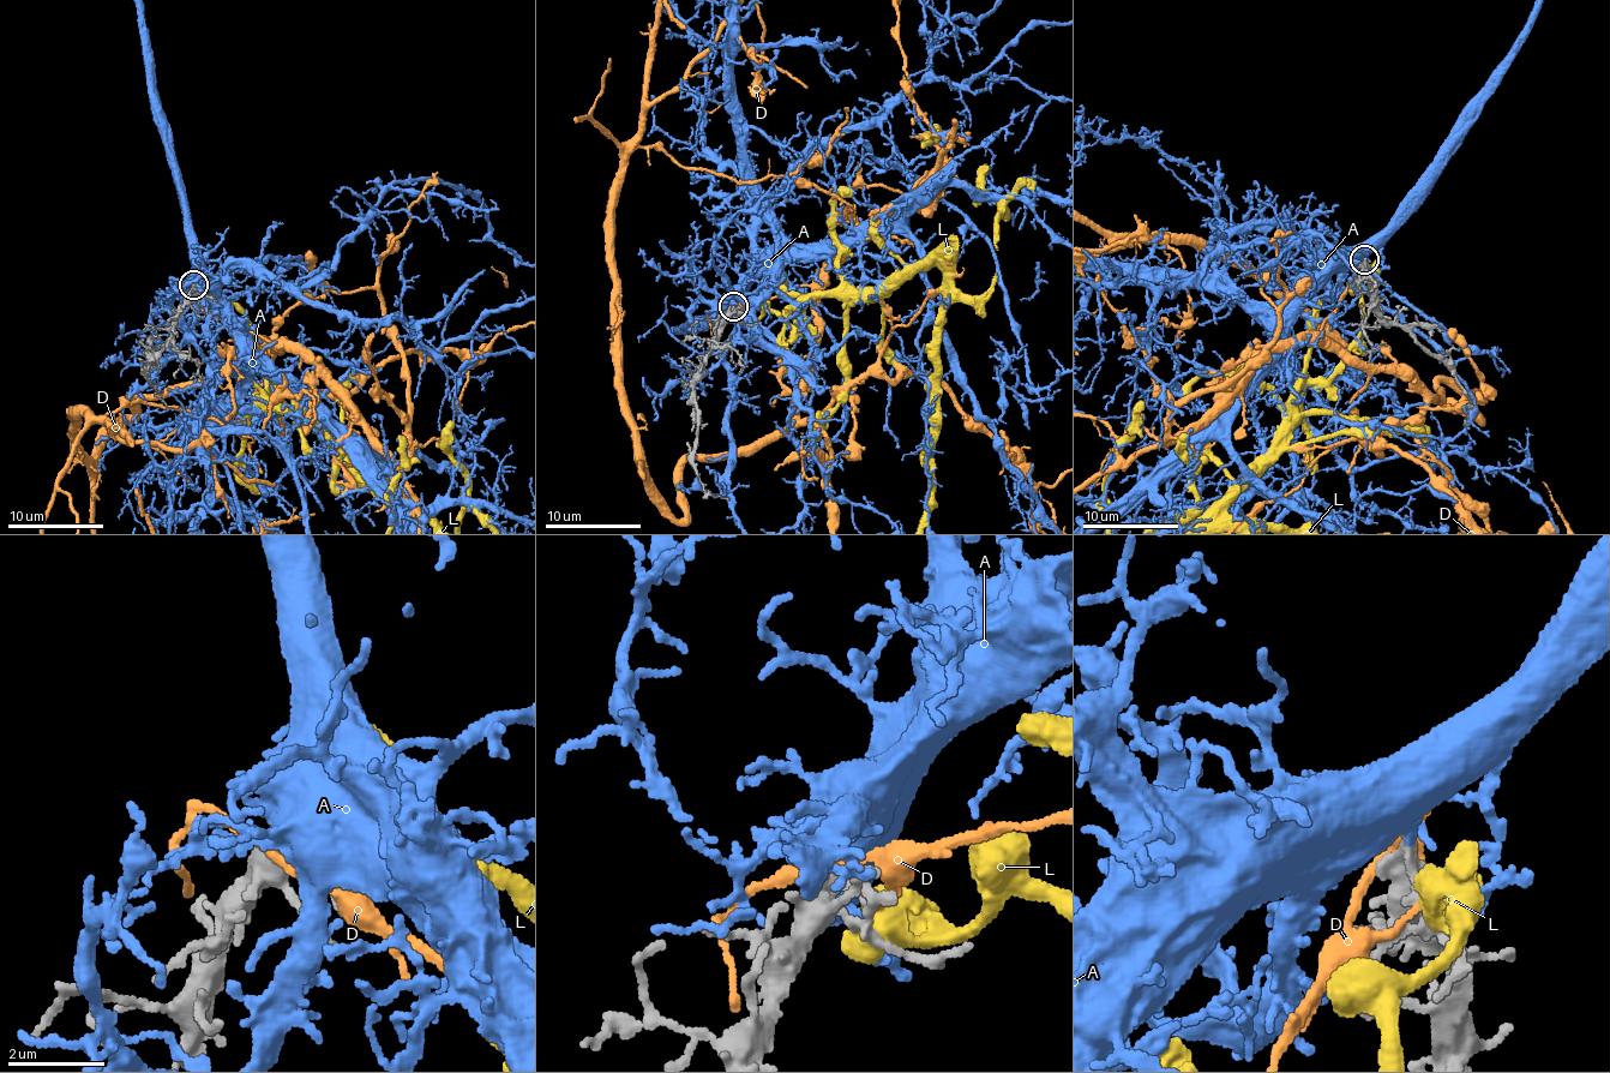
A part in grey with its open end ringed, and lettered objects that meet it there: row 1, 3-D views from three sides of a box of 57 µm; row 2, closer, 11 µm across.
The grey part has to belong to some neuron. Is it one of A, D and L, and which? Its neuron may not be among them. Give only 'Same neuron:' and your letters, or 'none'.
Same neuron: A

